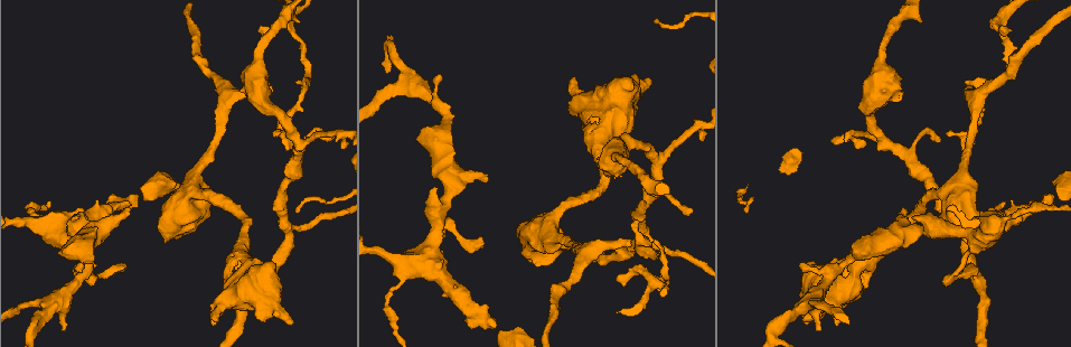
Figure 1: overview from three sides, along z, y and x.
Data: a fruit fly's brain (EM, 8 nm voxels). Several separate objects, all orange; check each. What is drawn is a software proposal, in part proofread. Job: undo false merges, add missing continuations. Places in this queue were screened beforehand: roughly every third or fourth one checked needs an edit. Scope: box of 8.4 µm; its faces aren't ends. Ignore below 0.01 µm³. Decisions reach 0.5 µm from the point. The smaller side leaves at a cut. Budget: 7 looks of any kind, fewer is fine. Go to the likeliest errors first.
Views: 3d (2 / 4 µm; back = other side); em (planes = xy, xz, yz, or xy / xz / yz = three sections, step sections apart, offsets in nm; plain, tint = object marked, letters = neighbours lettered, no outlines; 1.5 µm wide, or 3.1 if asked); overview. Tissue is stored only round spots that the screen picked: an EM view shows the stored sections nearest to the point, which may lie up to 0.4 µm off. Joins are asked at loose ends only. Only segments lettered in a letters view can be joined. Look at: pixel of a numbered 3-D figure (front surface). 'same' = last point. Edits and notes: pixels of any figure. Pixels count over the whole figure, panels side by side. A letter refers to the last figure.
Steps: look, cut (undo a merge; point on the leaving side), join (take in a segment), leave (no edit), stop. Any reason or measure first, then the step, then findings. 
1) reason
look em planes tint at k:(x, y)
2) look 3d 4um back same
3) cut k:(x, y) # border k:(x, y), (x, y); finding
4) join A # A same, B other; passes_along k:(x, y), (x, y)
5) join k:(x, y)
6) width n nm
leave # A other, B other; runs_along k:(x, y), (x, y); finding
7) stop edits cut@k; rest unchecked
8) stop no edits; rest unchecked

branch stops here
look em planes letters at 1:(630, 238)

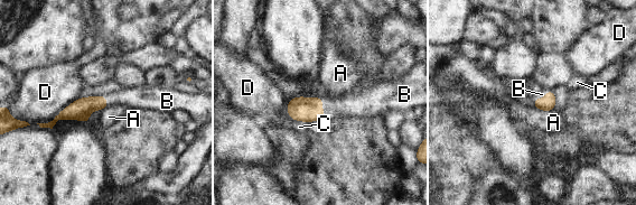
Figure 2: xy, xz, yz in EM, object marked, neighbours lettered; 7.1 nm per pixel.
width 110 nm
join B # A other, B same, C other, D other; the cell continues

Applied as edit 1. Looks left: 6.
stops while still wide
look 3d 4um at 1:(38, 220)

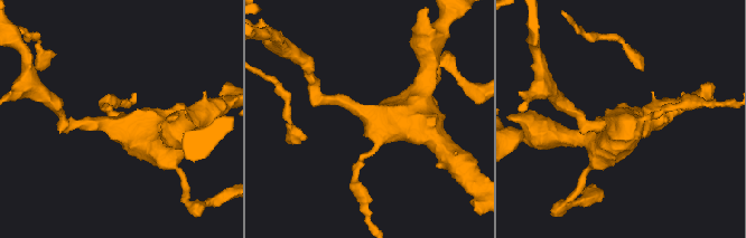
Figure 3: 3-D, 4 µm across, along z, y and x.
shape alone is not enough
look em yz step 4 letters at 3:(114, 123)

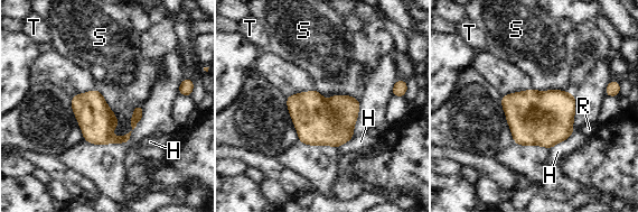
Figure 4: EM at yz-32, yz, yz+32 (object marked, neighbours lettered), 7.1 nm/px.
another direction
look em planes letters same

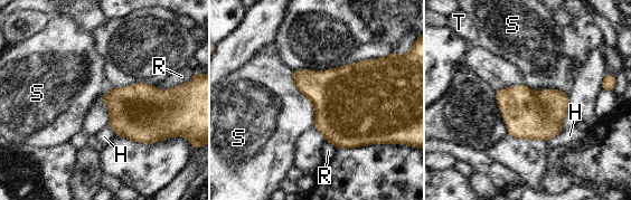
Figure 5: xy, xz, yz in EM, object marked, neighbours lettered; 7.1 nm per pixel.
leave # H other, R other, S other, T other; border 5:(291, 70), (313, 126); no lettered segment goes on from it

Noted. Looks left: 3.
an open end
look 3d 2um at 1:(82, 264)

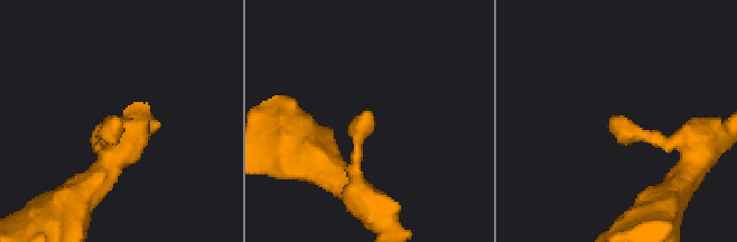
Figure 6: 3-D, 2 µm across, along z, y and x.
shape alone is not enough
look em planes plain at 6:(609, 119)

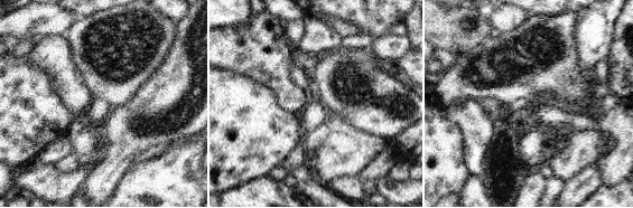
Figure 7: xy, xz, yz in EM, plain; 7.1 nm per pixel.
look em planes letters same

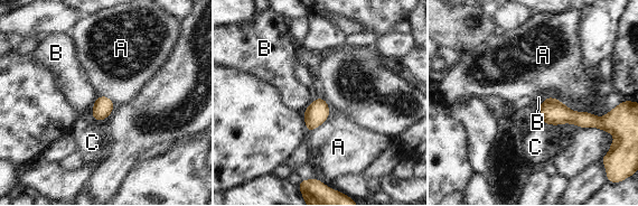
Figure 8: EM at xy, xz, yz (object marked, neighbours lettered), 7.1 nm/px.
leave # A other, B other, C other; no lettered segment goes on from it

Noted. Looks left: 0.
stop edits join@2; rest unchecked

